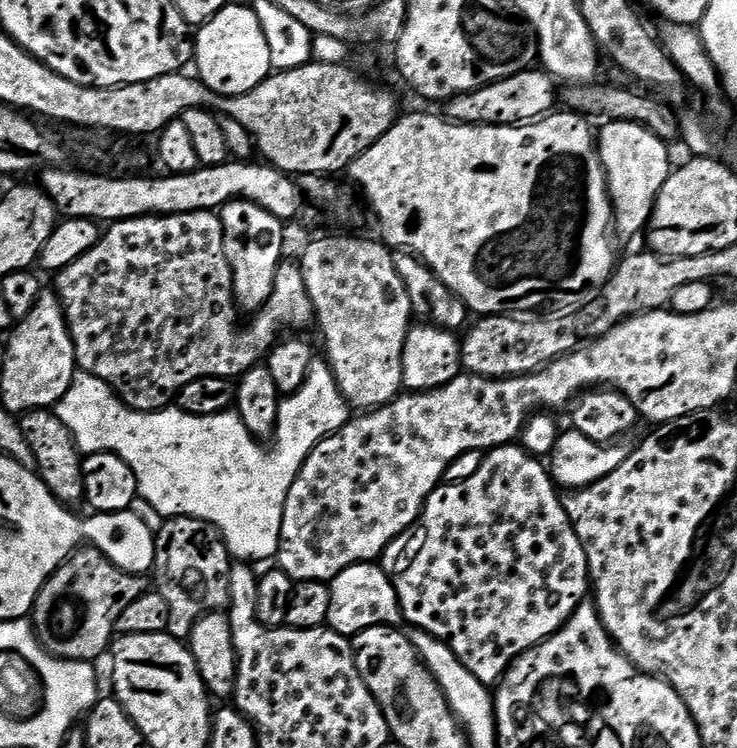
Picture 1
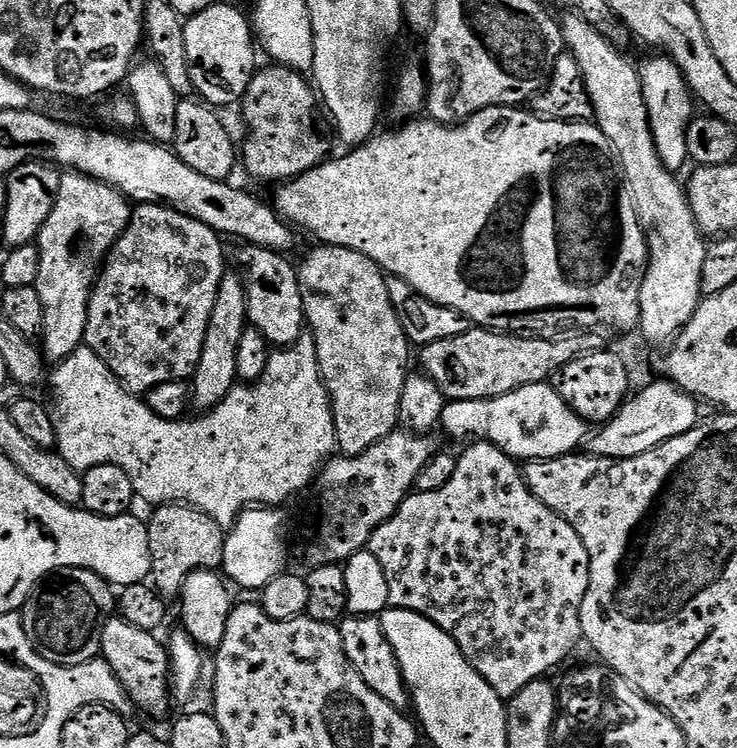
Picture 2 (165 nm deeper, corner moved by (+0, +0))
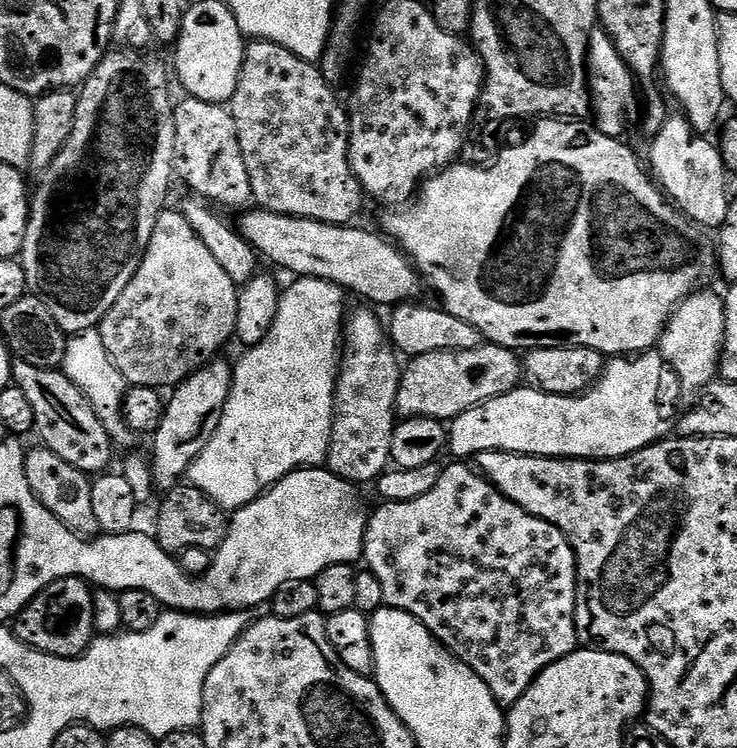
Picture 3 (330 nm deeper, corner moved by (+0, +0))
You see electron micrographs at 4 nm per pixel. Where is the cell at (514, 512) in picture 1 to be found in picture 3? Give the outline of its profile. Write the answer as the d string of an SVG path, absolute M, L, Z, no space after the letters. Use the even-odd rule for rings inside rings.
M452 462L452 464L441 471L440 476L437 478L437 484L432 490L426 492L420 498L414 498L413 501L394 501L392 503L381 503L381 508L376 513L369 515L366 520L366 527L364 529L364 554L362 557L367 571L372 572L374 578L378 580L382 586L383 603L390 608L397 608L403 612L409 612L414 618L421 620L426 626L426 630L430 630L430 634L434 639L443 644L445 648L450 649L457 658L462 661L466 666L470 666L470 670L474 670L474 674L478 674L478 678L482 678L482 682L486 682L486 686L490 686L490 694L494 694L494 698L501 706L511 706L518 702L518 698L522 698L522 694L526 694L526 690L536 681L536 676L544 668L549 668L554 662L558 662L562 657L568 656L570 653L577 651L578 641L576 639L576 555L570 546L570 542L562 534L562 530L558 530L550 522L546 522L542 518L538 518L534 514L530 514L526 510L522 510L522 506L518 506L514 502L510 502L510 498L506 498L501 492L491 484L490 481L484 479L475 467L469 466L464 462Z

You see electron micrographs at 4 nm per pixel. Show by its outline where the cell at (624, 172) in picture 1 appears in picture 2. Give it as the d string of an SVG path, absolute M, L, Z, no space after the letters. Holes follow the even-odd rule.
M656 54L653 60L648 60L643 65L639 65L640 81L644 87L644 105L648 111L648 121L650 122L650 130L654 134L654 142L658 150L658 158L668 168L669 172L679 173L679 168L683 164L689 163L688 159L688 127L694 119L694 111L692 112L692 104L694 108L694 97L688 91L688 84L684 80L683 74L678 70L678 66L672 60L663 54Z

